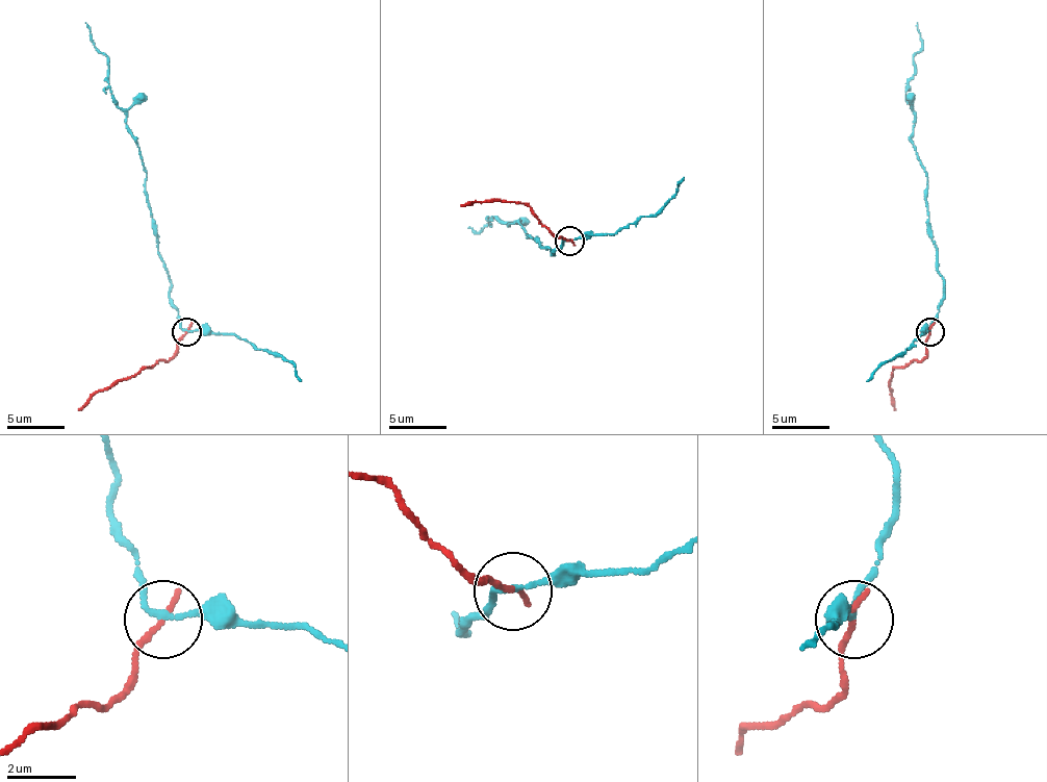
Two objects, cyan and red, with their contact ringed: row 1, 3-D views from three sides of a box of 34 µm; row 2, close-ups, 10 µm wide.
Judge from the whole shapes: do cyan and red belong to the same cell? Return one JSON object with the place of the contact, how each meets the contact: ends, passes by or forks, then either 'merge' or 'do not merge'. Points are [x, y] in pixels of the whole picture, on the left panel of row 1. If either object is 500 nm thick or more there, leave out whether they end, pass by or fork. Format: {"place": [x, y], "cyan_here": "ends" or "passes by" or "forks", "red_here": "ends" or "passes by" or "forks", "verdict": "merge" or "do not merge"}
{"place": [186, 332], "cyan_here": "passes by", "red_here": "ends", "verdict": "do not merge"}

